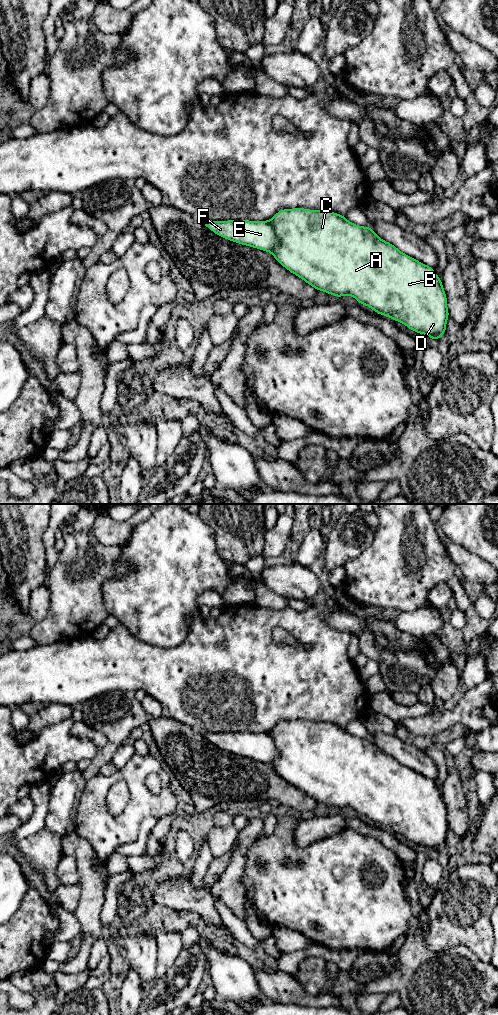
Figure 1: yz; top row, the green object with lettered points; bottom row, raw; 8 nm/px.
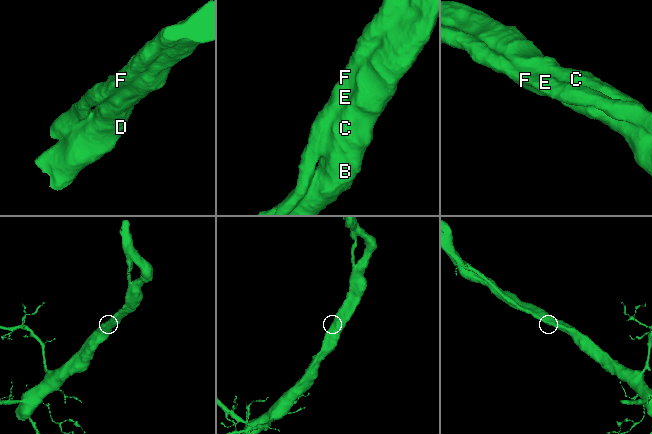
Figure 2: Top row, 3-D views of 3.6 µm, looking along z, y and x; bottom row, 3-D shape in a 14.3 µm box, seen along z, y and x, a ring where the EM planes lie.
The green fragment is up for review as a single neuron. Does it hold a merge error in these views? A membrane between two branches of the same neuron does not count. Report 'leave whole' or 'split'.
leave whole

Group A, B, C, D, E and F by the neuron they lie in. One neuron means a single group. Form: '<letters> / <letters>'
A B C D E F

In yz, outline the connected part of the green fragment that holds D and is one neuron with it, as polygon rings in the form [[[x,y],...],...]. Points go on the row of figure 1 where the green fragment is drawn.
[[[306,208],[281,209],[269,221],[203,223],[222,238],[270,252],[284,268],[317,291],[337,298],[351,295],[358,304],[430,336],[432,341],[446,333],[447,296],[436,271],[382,240],[371,226],[356,225],[335,212]]]

